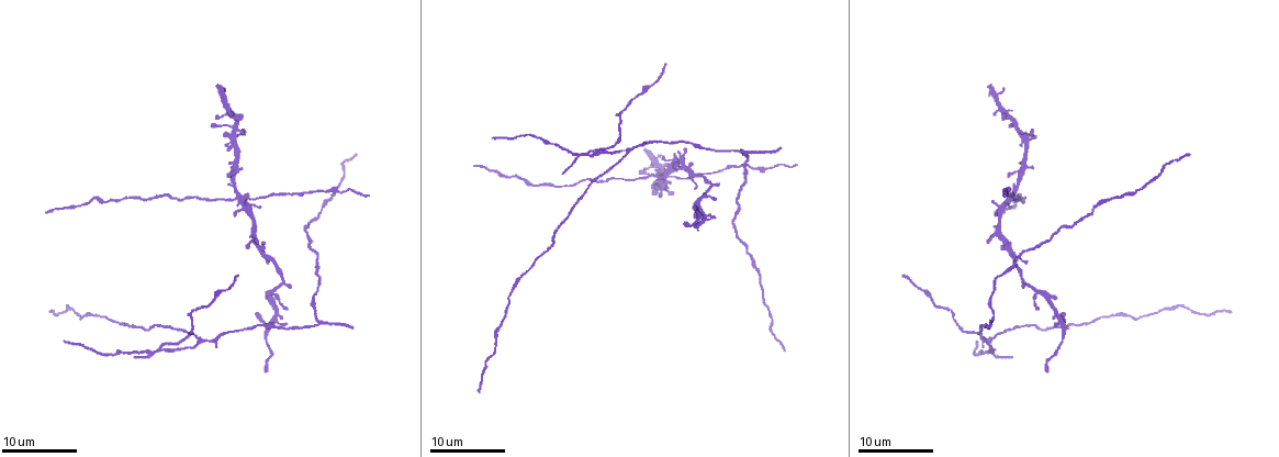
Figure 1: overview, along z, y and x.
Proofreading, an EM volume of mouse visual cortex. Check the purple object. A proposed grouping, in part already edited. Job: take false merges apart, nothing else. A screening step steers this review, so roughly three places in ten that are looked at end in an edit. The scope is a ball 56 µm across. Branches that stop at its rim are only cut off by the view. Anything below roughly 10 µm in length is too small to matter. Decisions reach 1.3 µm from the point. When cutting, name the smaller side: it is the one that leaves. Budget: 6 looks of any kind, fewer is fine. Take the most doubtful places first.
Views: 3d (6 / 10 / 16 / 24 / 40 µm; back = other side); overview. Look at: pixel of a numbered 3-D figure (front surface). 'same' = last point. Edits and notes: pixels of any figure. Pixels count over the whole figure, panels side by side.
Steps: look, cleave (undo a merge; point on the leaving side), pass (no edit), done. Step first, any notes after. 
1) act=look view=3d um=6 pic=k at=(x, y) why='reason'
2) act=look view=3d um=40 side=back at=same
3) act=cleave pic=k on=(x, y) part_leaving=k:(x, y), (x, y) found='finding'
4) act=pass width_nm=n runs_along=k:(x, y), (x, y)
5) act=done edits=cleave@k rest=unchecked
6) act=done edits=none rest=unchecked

act=look view=3d um=6 pic=1 at=(161, 348) why='three arms meet'

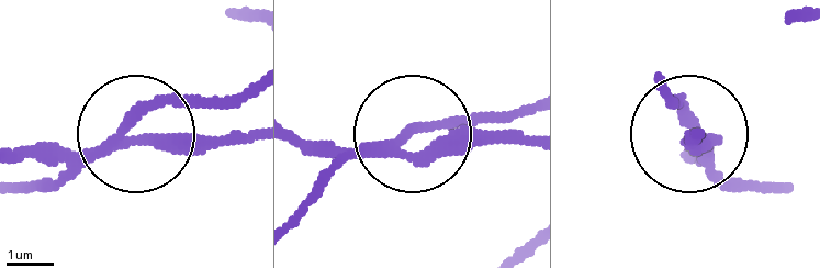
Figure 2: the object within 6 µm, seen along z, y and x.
act=look view=3d um=6 side=back pic=2 at=(404, 145)

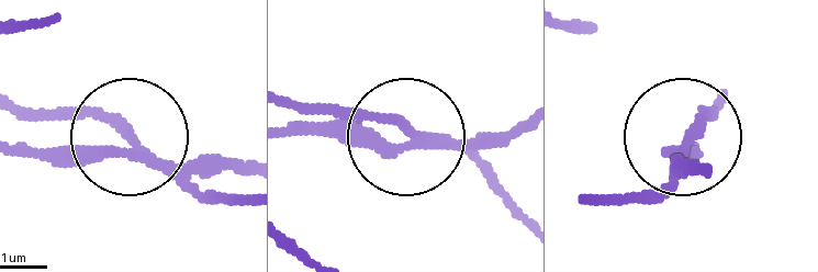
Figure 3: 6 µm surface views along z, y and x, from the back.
act=cleave pic=3 on=(213, 190) arms=3 part_leaving=3:(153, 163), (98, 120), (14, 109) found='a second neuron is stuck on'

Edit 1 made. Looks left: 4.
act=look view=overview

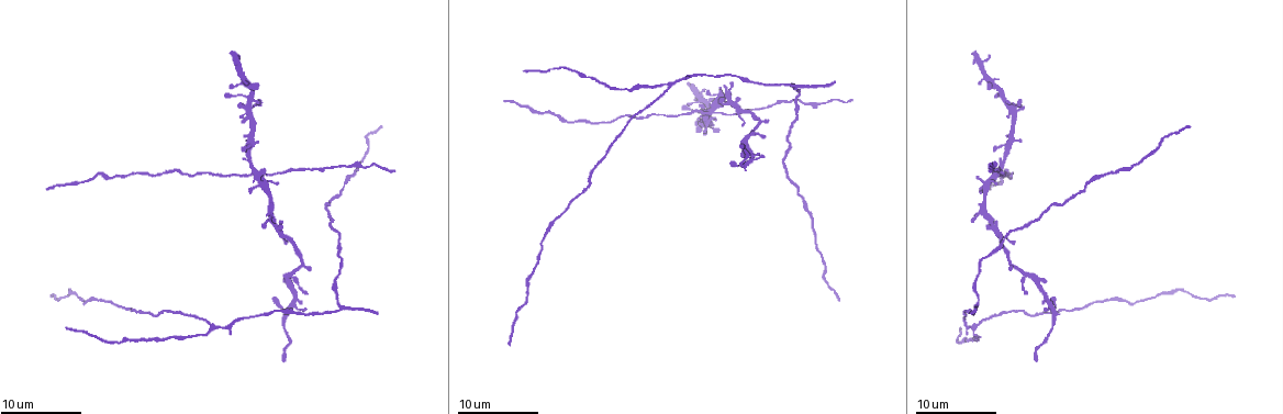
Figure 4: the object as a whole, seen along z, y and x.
act=look view=3d um=10 pic=4 at=(668, 86) why='three arms meet'

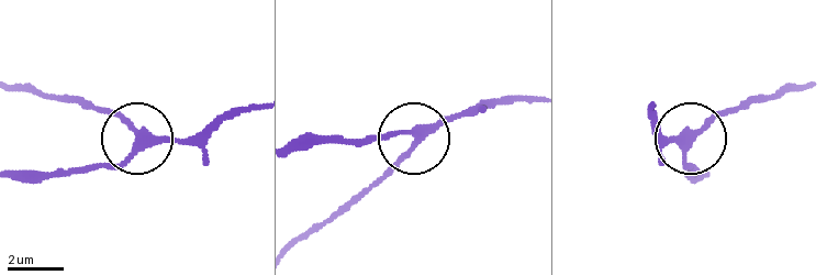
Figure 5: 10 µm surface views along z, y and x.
act=look view=3d um=6 pic=5 at=(685, 142)

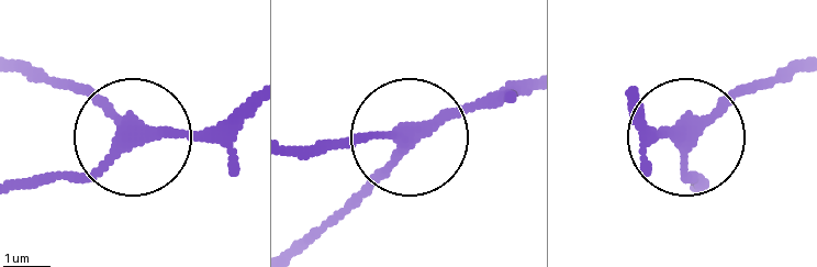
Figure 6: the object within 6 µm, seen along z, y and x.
act=pass side_arm_um=21 runs_along=6:(634, 91), (646, 119), (676, 138), (693, 186) found='continuous, no second neuron'

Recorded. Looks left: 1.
act=look view=3d um=10 pic=4 at=(710, 111) why='four or more arms meet'

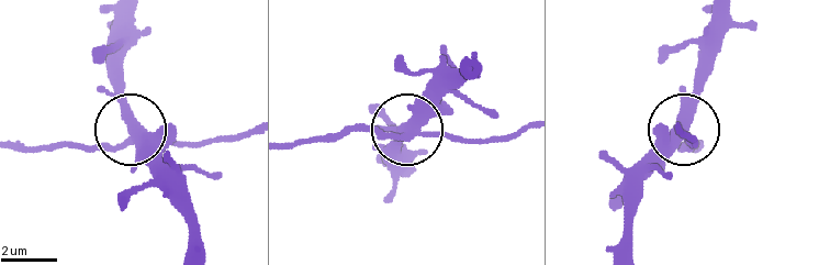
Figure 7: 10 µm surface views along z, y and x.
act=cleave pic=7 on=(455, 141) width_nm=370 part_leaving=7:(412, 132), (336, 132), (287, 144) found='two neurons meet here'

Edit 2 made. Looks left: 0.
act=done edits=cleave@3,cleave@7 rest=unchecked

